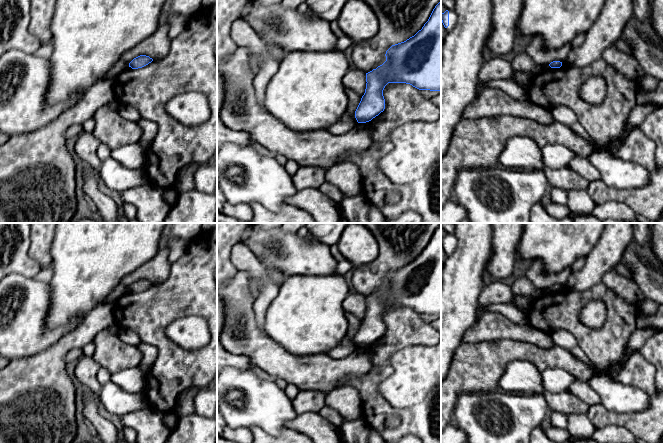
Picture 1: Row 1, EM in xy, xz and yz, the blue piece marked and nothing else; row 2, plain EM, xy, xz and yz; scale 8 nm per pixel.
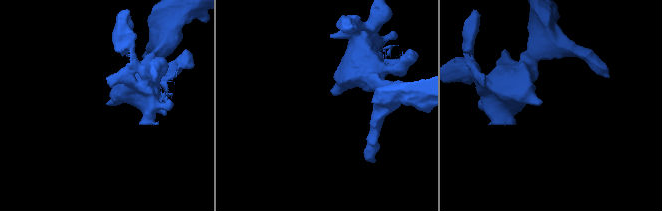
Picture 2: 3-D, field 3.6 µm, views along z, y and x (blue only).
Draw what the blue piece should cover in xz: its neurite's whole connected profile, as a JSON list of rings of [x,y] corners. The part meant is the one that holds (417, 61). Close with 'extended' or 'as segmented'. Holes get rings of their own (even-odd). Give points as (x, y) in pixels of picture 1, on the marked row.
[[[441,1],[428,21],[414,36],[392,45],[386,51],[386,61],[366,73],[366,89],[355,111],[358,123],[366,123],[385,109],[383,90],[388,83],[406,83],[419,90],[441,91]]]; as segmented

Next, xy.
[[[140,55],[140,56],[134,58],[129,63],[129,67],[131,67],[132,69],[142,68],[142,67],[148,65],[149,63],[151,63],[152,61],[153,61],[153,59],[150,58],[149,56]]]; as segmented

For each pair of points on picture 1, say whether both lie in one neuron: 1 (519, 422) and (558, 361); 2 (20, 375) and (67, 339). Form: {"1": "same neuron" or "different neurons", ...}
{"1": "different neurons", "2": "same neuron"}

